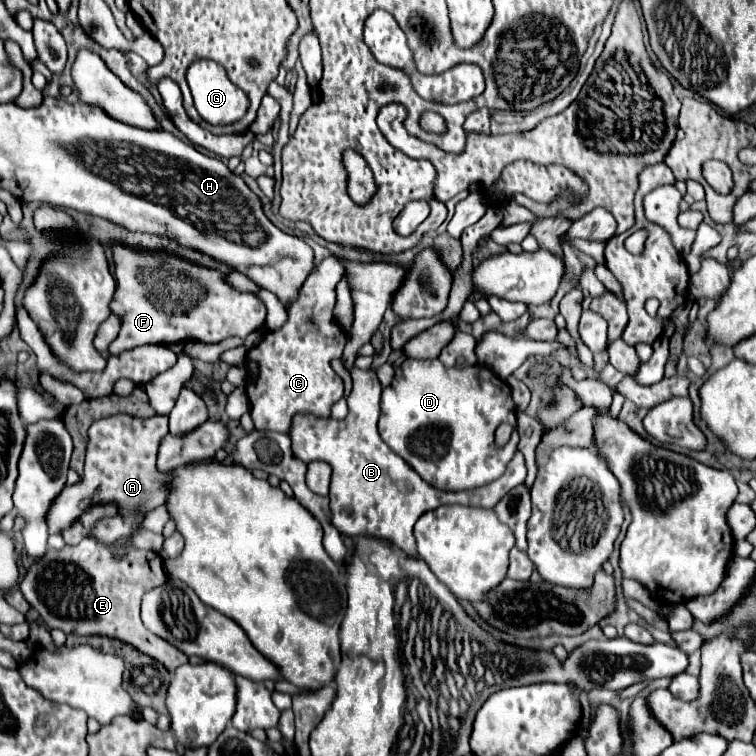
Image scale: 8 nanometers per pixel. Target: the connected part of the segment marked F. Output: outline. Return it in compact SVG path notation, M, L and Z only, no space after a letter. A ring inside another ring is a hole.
M112 244L116 292L110 312L120 318L120 334L108 352L118 356L144 344L178 344L202 342L218 344L230 336L246 338L266 320L264 302L250 294L238 292L224 282L224 274L196 266L170 252L134 250L124 244ZM196 284L200 284L200 300L196 300Z

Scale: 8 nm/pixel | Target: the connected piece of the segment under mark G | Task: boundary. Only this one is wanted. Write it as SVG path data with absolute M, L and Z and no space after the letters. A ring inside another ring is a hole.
M212 60L194 62L186 72L186 82L192 90L196 110L206 122L210 122L210 124L230 124L230 122L236 122L238 118L242 118L242 114L246 114L246 106L248 106L246 94L242 94L242 90L238 90L238 86L234 86L226 78L226 72L216 62L212 62Z

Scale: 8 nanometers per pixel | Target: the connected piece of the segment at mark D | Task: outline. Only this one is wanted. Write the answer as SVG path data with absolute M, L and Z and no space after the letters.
M408 358L396 368L396 376L390 386L382 390L380 400L380 438L402 458L406 460L430 486L438 490L472 490L500 478L516 452L518 432L514 430L510 440L504 446L496 446L494 432L496 428L508 422L516 428L516 408L510 396L510 386L494 376L486 366L470 368L446 368L438 360L416 360Z

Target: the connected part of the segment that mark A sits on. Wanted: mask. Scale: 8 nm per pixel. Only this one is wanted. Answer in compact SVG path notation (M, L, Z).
M116 414L96 420L90 430L86 450L84 476L74 486L66 486L50 508L50 534L60 534L68 528L92 502L116 502L120 510L148 512L164 504L164 494L158 484L162 474L156 472L156 454L162 438L168 434L168 416L136 418L130 414Z

